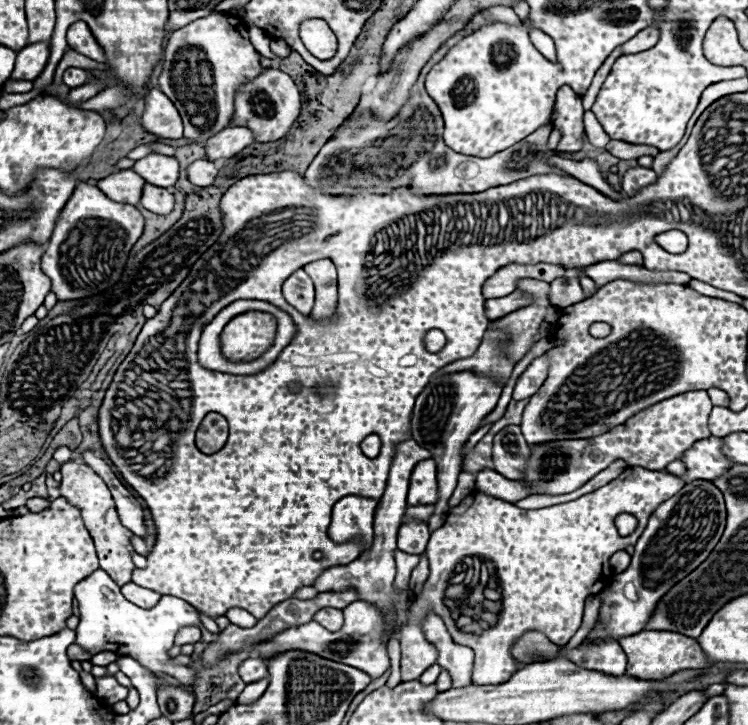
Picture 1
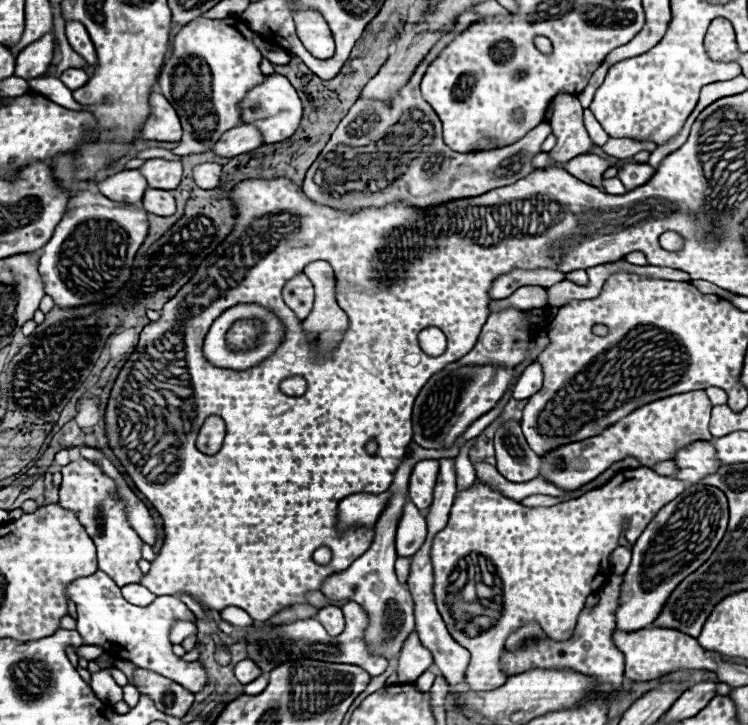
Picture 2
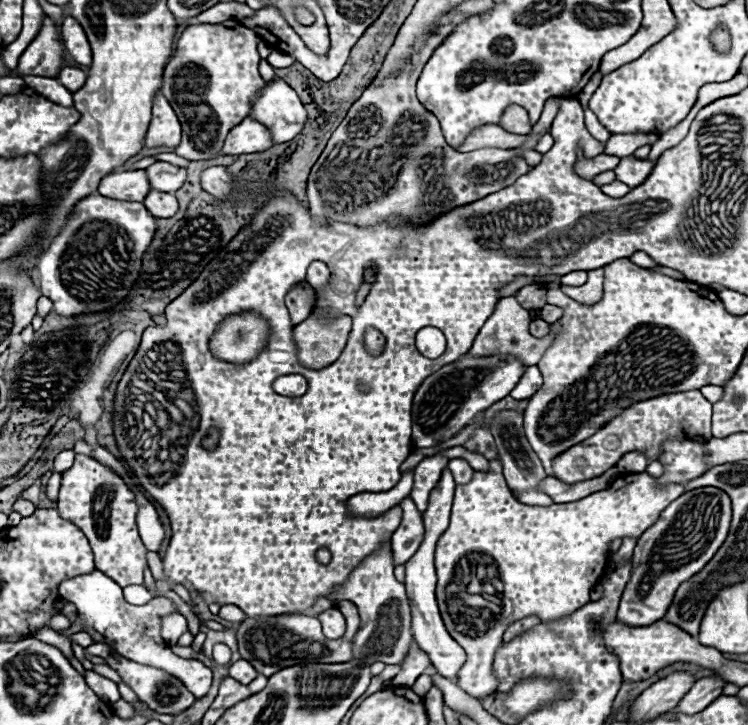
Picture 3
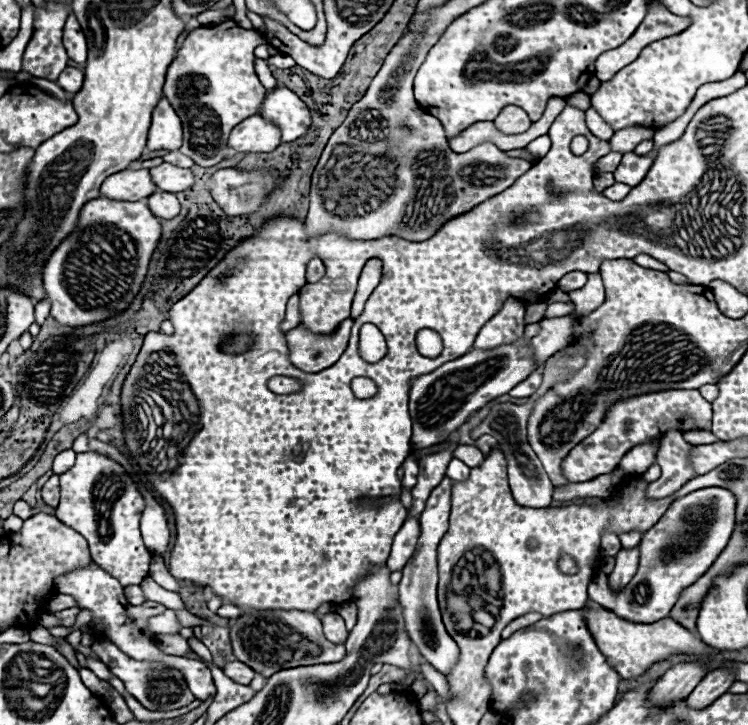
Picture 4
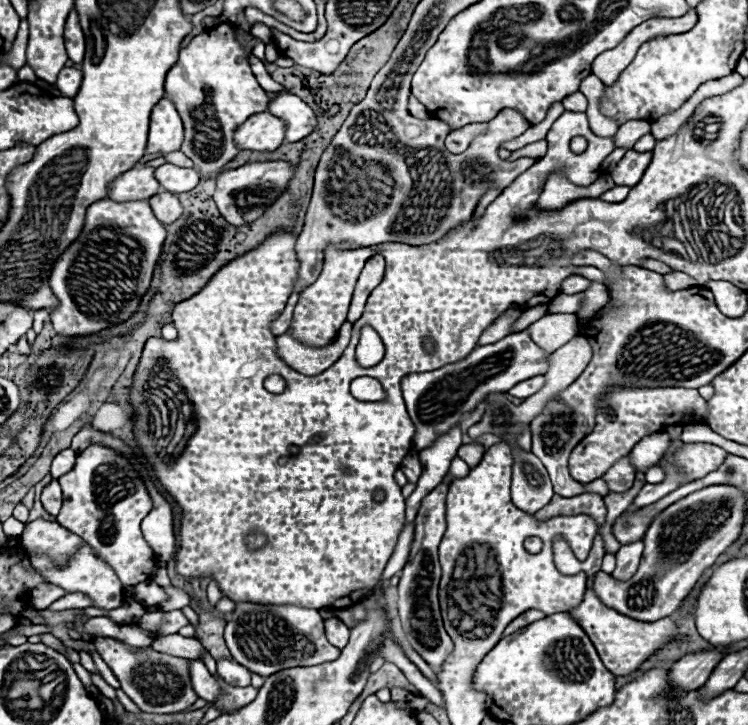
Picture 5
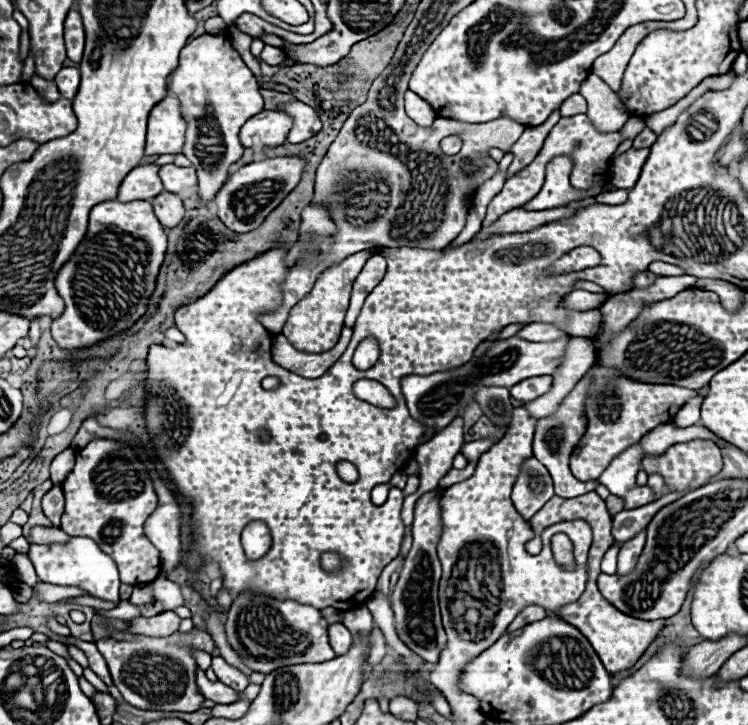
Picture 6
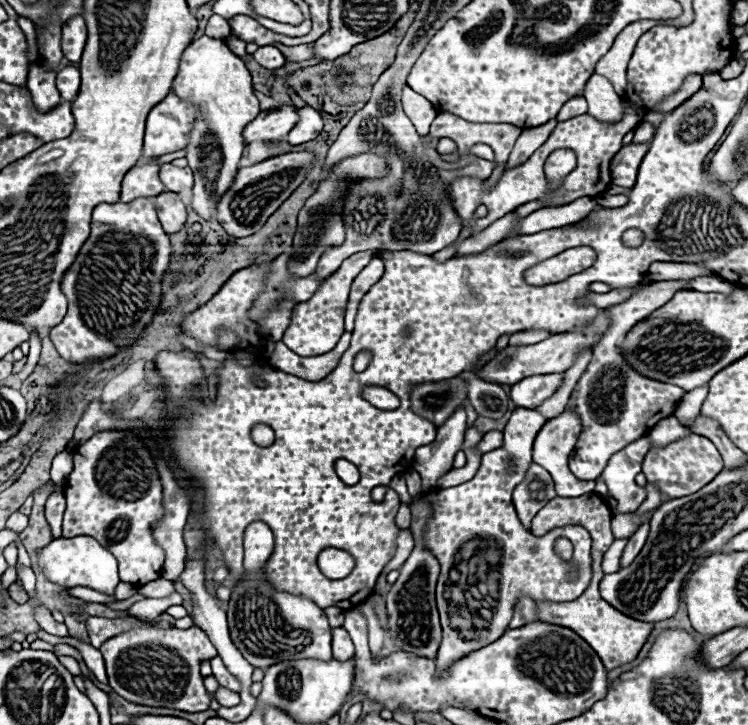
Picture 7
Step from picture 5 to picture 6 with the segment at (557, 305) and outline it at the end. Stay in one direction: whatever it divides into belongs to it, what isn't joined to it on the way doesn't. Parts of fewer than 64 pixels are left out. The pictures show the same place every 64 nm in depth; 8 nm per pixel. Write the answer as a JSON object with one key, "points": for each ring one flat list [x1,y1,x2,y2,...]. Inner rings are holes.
{"points":[[574,290,568,296,564,296,562,306,566,310,590,310,590,308,598,308,602,306,606,298,602,294,592,294,586,290]]}

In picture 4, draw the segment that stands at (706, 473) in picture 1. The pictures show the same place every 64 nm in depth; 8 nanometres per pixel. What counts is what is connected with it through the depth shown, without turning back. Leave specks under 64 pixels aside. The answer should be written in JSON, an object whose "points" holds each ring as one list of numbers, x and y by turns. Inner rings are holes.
{"points":[[672,430,662,438,658,452,662,476,648,486,648,498,664,498,696,476,696,470,688,460,690,450,692,444,682,438,682,432]]}

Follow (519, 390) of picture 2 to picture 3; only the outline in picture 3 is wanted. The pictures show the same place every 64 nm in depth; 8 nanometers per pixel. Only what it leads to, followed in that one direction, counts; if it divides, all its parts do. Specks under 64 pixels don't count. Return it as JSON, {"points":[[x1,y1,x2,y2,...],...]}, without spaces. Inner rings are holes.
{"points":[[528,366,524,376,520,378,520,382,516,384,516,388,510,392,512,398,516,400,524,400,524,398,530,398,532,394,536,394,542,386,542,374,538,370,538,366]]}

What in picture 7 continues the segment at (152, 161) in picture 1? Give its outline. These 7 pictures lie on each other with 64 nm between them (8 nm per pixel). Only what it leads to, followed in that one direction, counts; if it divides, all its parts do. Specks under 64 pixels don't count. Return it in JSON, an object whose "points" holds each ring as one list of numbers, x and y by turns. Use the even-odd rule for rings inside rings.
{"points":[[172,164,160,166,160,178,168,192,182,192,194,186,194,174,190,168,178,168]]}

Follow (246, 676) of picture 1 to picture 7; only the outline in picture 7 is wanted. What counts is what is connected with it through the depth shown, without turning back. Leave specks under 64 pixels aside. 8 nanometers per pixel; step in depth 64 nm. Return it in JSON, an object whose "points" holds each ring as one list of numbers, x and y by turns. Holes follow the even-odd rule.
{"points":[[216,656,216,658,212,658,212,674,216,676,216,680,220,682,220,686,224,686,224,688,228,688,228,690,236,690,236,692,240,692,242,690,242,684,240,684,240,680,234,676,234,674,230,674,228,672,228,668,222,664,222,660]]}

